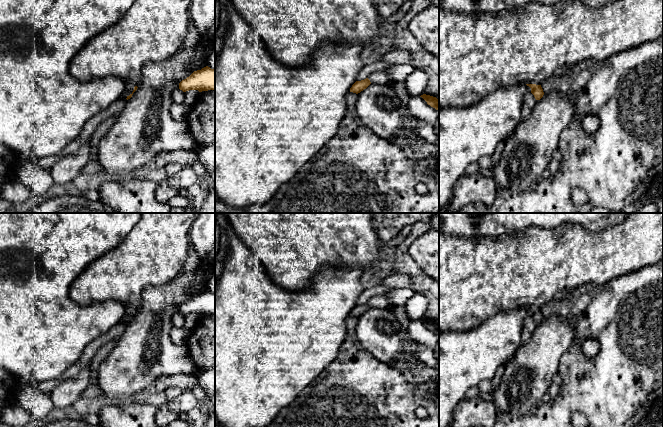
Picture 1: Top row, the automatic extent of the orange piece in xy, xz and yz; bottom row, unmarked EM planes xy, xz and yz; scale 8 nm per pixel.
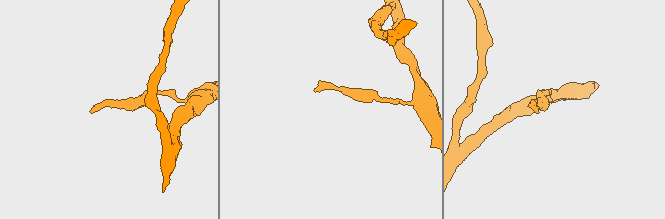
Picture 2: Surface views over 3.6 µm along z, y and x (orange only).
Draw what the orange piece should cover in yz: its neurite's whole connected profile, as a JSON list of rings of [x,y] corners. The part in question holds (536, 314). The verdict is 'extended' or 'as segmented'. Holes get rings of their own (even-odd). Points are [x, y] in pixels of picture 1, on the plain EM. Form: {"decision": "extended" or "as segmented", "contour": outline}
{"decision": "as segmented", "contour": [[[526,308],[526,309],[531,312],[531,317],[534,319],[536,324],[540,324],[543,321],[544,316],[541,309],[536,308]]]}

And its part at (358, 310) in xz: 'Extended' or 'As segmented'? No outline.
As segmented

